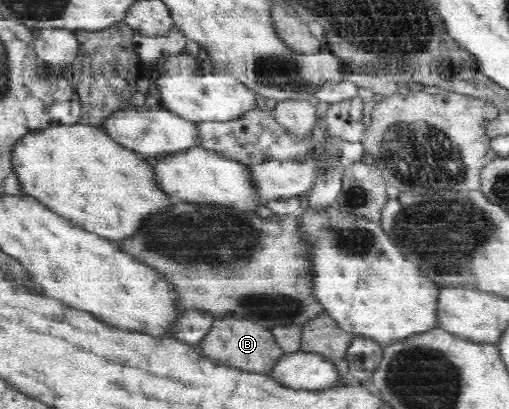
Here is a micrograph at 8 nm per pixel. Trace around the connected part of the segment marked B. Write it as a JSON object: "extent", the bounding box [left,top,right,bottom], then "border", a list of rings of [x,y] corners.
{"extent":[199,314,287,375],"border":[[[234,314],[214,321],[210,332],[204,336],[199,345],[206,356],[219,364],[265,375],[270,375],[275,370],[279,360],[287,354],[283,348],[280,348],[271,329],[256,324],[247,316]]]}

